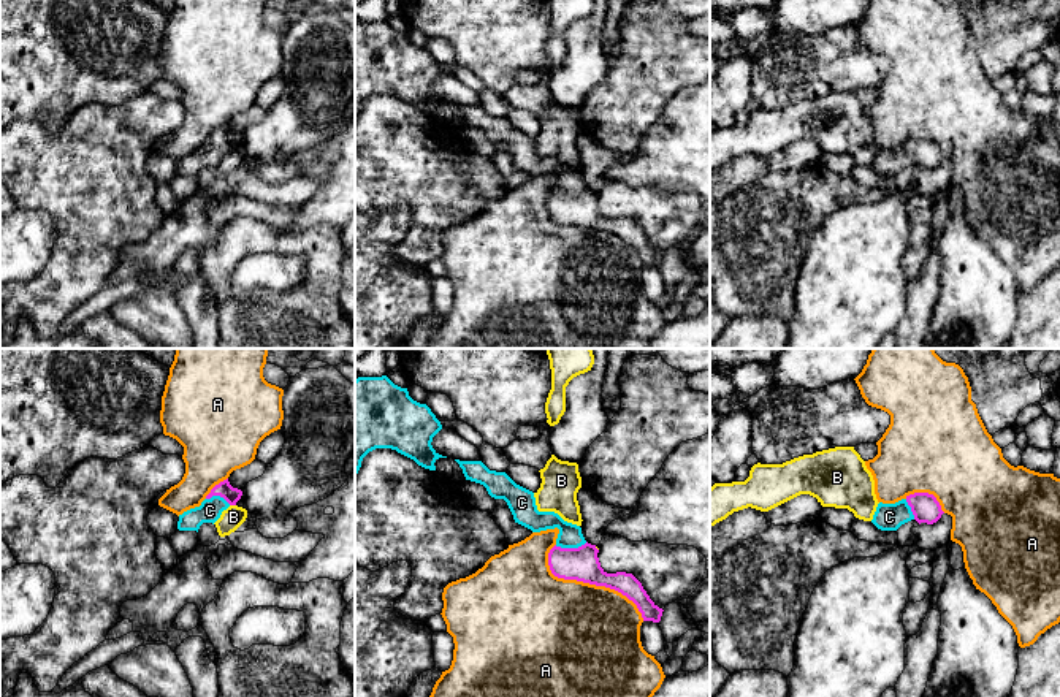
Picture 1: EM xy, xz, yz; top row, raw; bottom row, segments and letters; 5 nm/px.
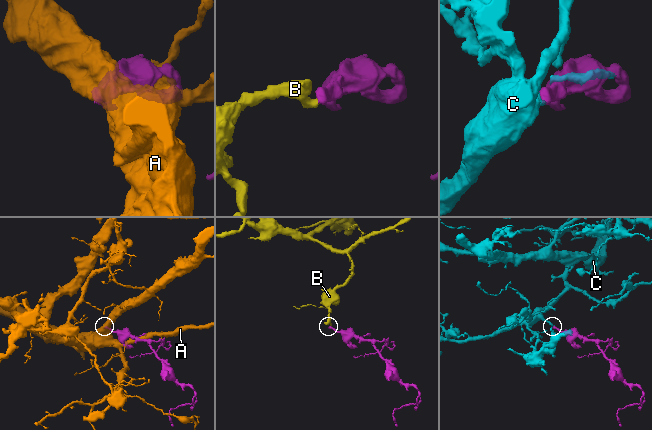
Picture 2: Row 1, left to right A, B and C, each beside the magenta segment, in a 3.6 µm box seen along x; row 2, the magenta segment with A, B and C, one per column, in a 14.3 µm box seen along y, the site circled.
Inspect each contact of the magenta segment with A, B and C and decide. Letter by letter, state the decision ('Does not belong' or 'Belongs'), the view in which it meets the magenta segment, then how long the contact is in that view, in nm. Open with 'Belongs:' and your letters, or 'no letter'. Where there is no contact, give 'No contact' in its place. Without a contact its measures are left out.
Belongs: C
A: Does not belong. Touches magenta in xz. Shared border 600 nm
B: Does not belong. Touches magenta in xy. Shared border 30 nm
C: Belongs. Touches magenta in xz. Shared border 170 nm

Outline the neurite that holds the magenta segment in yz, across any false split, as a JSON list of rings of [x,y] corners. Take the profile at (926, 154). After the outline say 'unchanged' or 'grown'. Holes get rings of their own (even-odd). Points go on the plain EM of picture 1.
[[[914,138],[895,149],[879,147],[871,168],[881,176],[897,176],[911,165],[916,165],[919,169],[933,169],[943,158],[933,139]]]; grown

